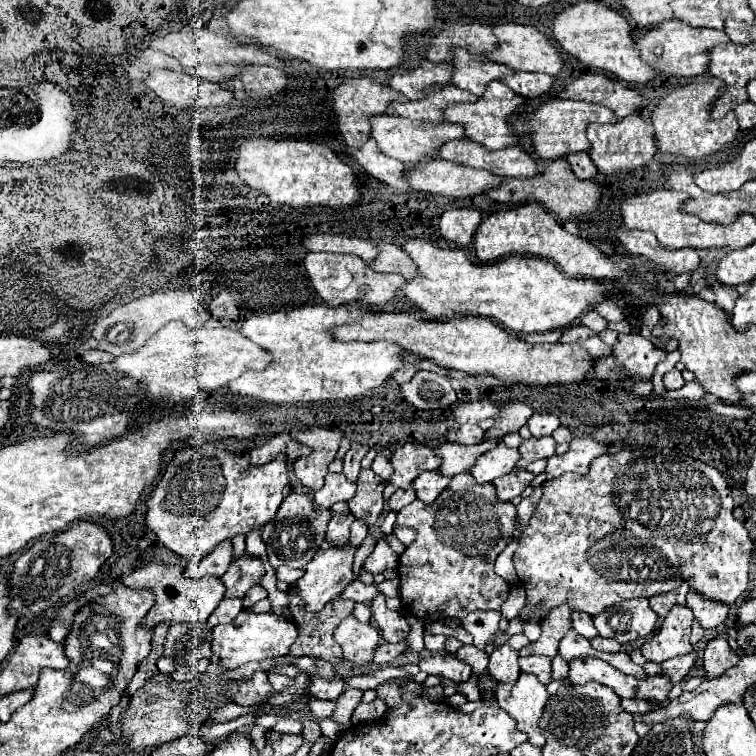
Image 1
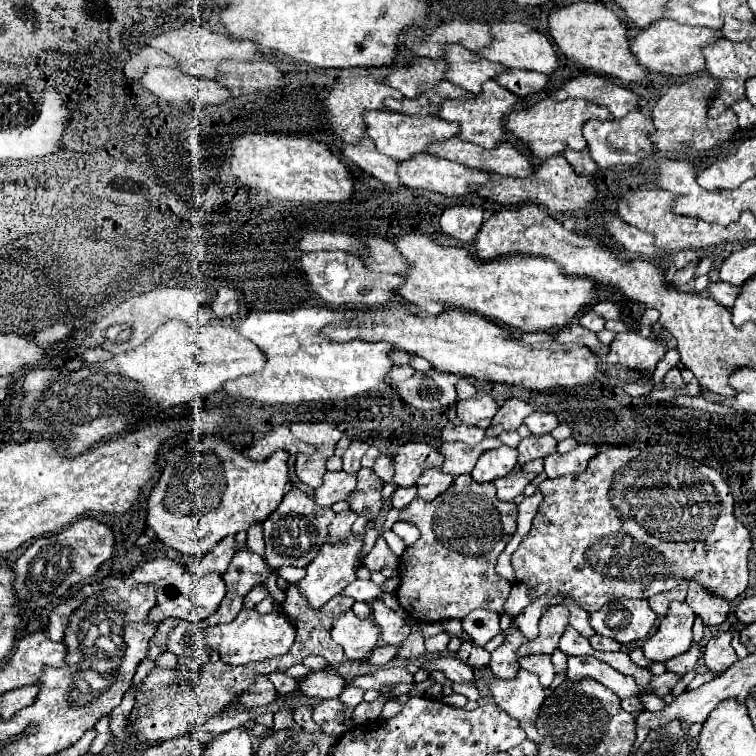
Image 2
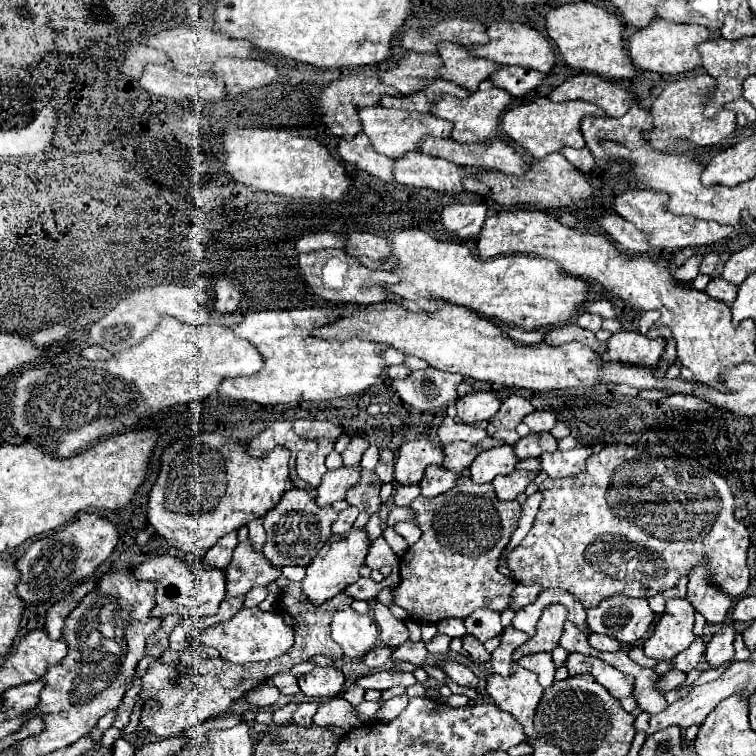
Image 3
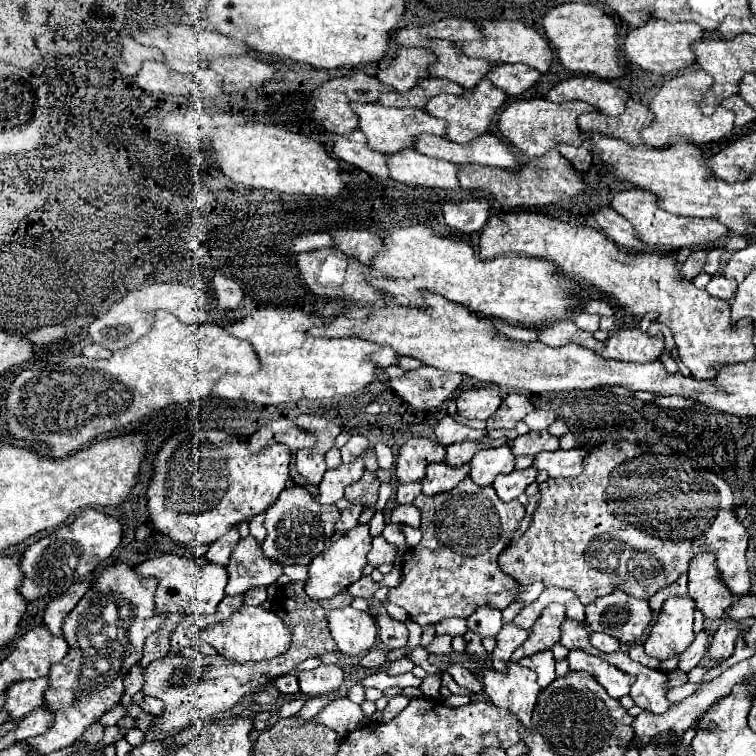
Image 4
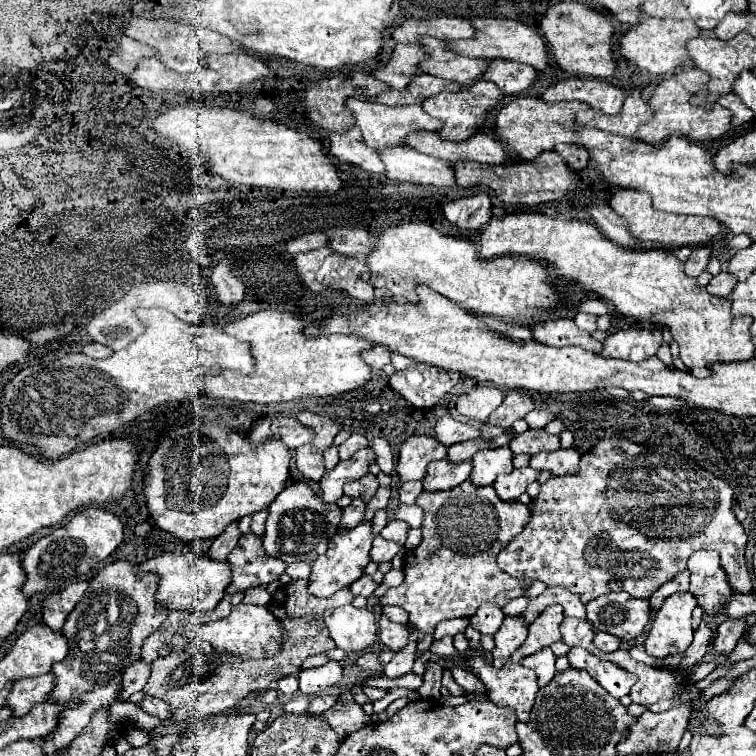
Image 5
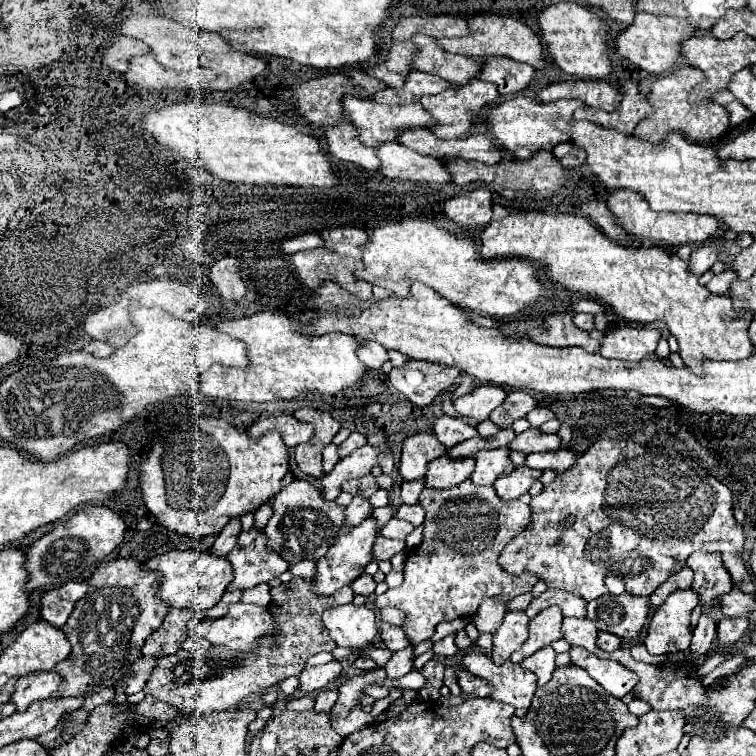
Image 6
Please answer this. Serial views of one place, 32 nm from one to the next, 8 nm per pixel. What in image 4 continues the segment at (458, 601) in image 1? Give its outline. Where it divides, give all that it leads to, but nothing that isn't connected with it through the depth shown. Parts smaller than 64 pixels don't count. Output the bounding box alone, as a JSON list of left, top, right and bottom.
[388,478,524,628]

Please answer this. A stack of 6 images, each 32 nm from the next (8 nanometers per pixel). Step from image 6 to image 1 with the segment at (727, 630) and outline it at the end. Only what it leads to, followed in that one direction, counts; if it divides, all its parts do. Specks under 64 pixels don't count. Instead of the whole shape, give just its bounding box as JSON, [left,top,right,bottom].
[704,636,740,680]

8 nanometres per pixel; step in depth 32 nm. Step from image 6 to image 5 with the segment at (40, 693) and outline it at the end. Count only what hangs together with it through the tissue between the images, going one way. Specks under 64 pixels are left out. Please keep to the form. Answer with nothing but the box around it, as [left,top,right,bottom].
[6,674,54,716]

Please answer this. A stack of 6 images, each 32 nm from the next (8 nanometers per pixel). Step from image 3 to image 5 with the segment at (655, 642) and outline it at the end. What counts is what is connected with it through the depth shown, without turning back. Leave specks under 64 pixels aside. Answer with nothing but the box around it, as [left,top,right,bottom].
[644,594,696,658]

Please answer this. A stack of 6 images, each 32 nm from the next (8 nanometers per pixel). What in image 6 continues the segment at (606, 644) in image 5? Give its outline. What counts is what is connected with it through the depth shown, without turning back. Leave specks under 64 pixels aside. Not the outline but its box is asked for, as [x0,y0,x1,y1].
[596,632,620,652]

